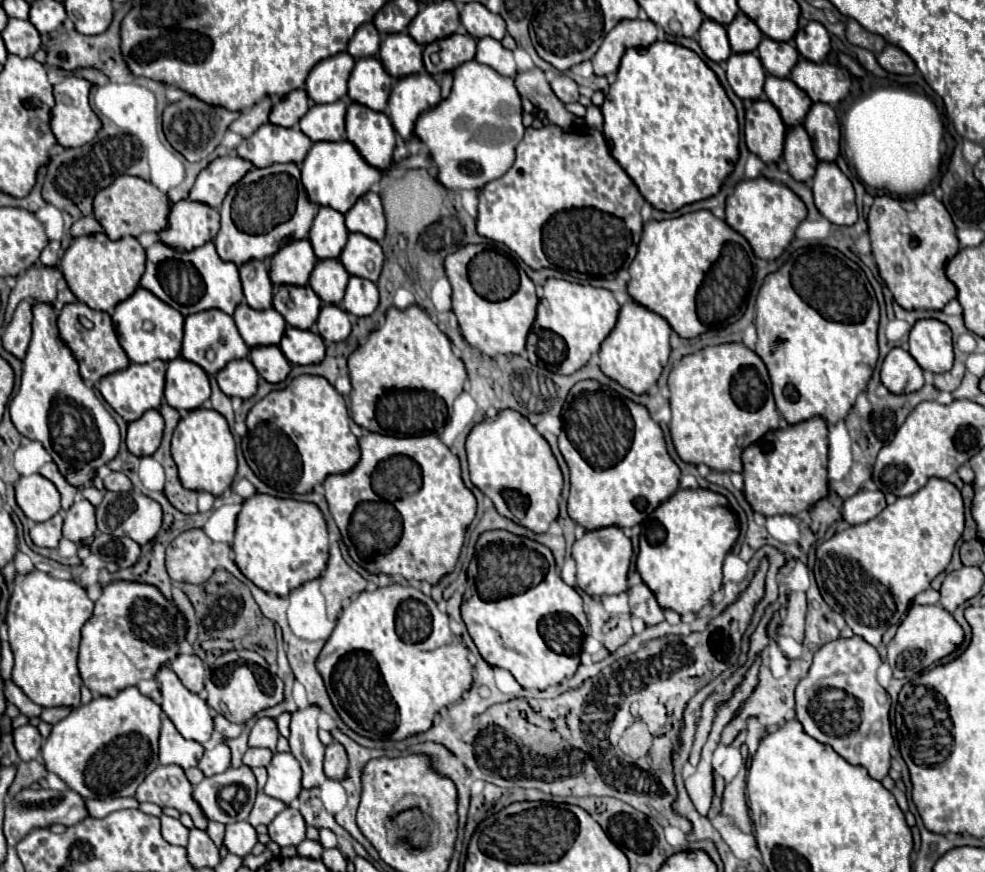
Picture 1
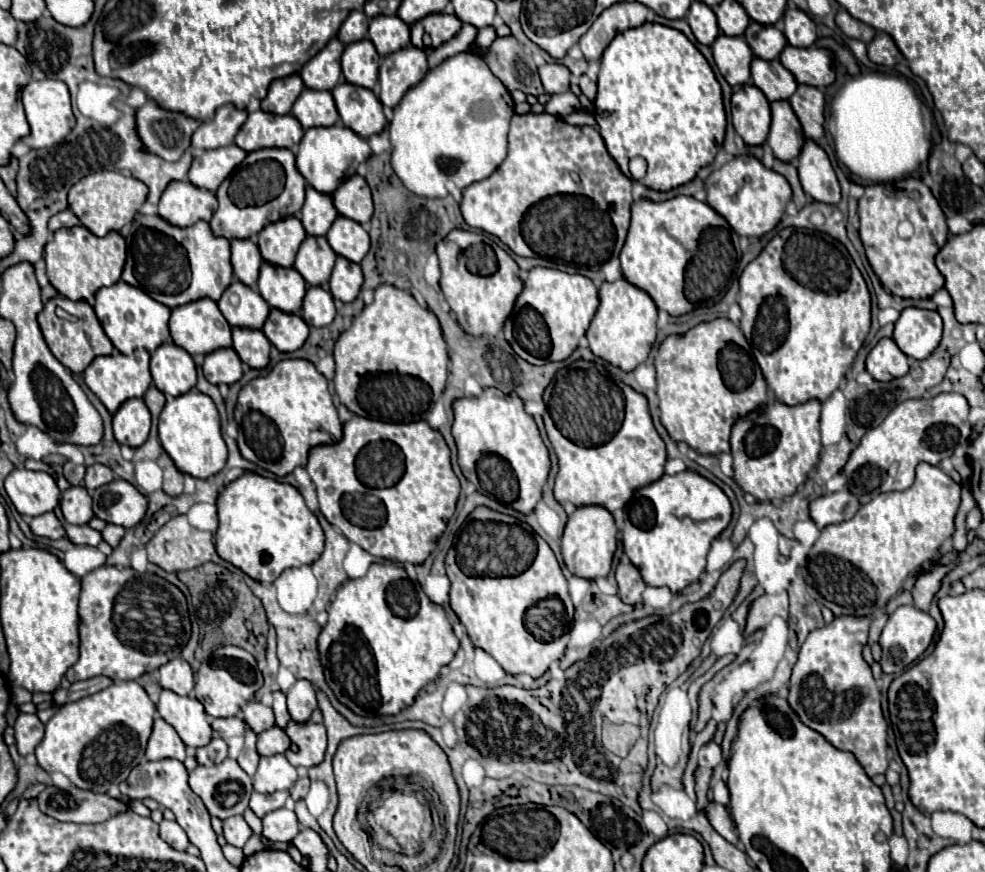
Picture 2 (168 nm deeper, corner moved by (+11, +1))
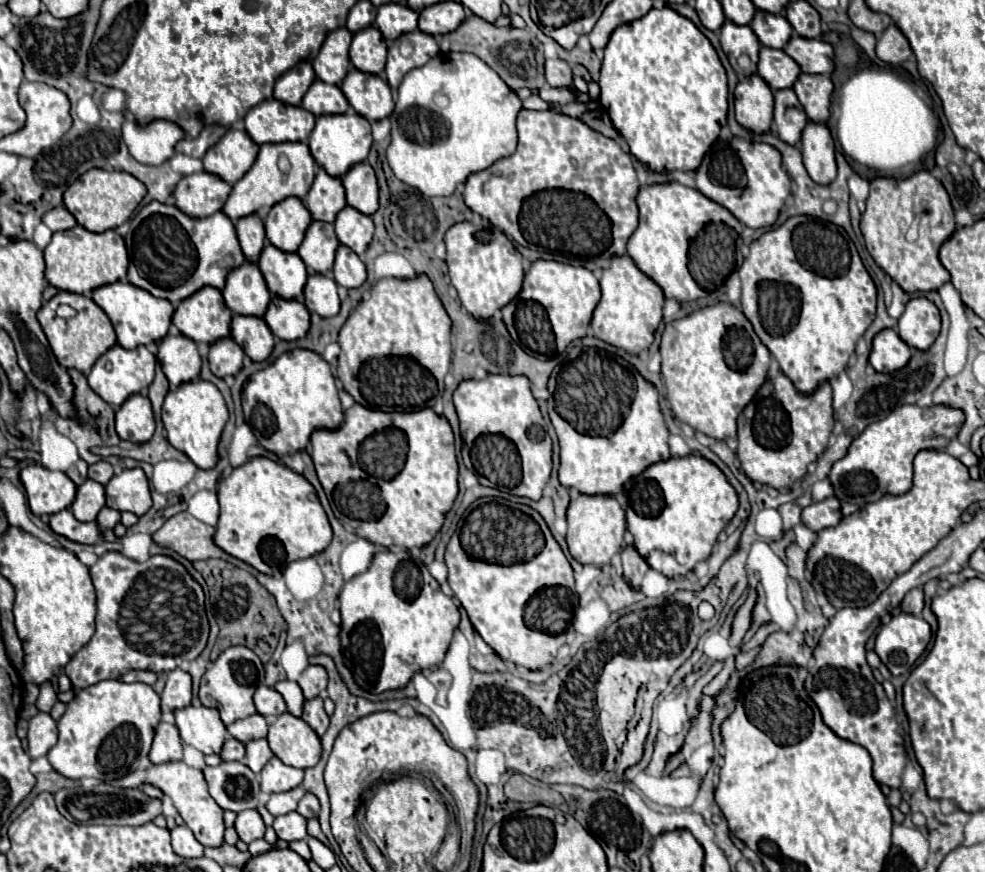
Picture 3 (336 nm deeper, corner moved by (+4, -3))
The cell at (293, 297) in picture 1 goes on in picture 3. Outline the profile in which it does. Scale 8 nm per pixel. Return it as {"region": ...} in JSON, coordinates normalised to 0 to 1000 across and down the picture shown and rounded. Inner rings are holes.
{"region":[[[271,279],[263,292],[261,304],[277,338],[287,343],[306,343],[312,322],[312,308],[302,290],[291,292],[291,288],[283,288]]]}

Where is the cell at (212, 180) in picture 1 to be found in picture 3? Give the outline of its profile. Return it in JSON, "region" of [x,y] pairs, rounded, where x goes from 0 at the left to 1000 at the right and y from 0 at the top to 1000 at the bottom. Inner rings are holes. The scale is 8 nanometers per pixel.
{"region":[[[230,148],[230,153],[208,175],[208,196],[222,201],[230,210],[241,210],[257,189],[263,166],[249,148]]]}

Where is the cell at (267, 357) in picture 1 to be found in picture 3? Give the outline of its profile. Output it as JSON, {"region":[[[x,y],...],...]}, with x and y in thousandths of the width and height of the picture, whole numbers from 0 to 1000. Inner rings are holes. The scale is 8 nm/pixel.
{"region":[[[237,361],[235,386],[257,414],[269,414],[277,400],[277,382],[265,364]]]}

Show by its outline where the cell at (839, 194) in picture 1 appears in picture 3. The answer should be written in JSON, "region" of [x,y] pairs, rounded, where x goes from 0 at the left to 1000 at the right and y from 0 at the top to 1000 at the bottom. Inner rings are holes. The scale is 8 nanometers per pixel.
{"region":[[[823,136],[819,139],[813,153],[813,175],[817,194],[827,210],[840,212],[848,205],[848,166],[838,141],[827,141]]]}

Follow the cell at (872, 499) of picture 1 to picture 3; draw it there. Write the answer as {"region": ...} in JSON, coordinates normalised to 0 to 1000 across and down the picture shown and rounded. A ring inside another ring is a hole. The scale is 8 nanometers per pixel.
{"region":[[[847,561],[844,570],[815,581],[815,588],[813,588],[815,602],[821,604],[827,611],[838,607],[838,604],[848,604],[854,597],[854,593],[856,591],[854,591],[854,584],[852,584],[852,575],[848,572]]]}

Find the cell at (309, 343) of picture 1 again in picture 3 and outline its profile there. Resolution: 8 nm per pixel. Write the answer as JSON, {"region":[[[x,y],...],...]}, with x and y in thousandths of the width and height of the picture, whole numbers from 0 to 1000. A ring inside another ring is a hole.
{"region":[[[279,338],[267,364],[275,380],[289,391],[299,391],[314,377],[314,357],[302,343],[283,343]]]}

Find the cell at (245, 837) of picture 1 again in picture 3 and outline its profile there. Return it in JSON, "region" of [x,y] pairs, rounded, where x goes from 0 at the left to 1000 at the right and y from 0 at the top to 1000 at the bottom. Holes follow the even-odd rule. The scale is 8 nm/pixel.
{"region":[[[255,928],[255,930],[245,930],[241,935],[241,942],[239,942],[239,951],[243,955],[243,960],[249,964],[249,967],[255,967],[259,962],[265,962],[269,958],[269,944],[263,935],[261,928]]]}

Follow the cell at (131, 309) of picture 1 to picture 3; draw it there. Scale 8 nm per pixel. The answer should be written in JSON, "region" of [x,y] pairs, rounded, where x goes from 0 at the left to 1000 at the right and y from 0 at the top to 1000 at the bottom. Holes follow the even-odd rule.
{"region":[[[123,322],[98,329],[92,341],[111,361],[119,382],[119,393],[127,400],[137,400],[141,396],[163,391],[172,380],[174,364],[178,357],[170,343],[157,343],[151,334],[145,334],[143,329]]]}

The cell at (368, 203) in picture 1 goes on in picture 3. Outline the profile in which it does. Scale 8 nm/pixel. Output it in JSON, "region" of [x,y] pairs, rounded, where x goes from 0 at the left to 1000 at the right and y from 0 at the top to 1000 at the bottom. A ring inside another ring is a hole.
{"region":[[[373,185],[362,187],[348,201],[348,214],[352,219],[352,233],[371,247],[379,247],[385,237],[383,233],[383,205],[381,196]]]}

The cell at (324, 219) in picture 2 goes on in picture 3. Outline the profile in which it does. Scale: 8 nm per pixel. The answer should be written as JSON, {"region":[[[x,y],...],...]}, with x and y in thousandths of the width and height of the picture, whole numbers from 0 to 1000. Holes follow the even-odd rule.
{"region":[[[322,192],[320,208],[314,217],[314,221],[308,226],[312,240],[316,242],[318,251],[338,256],[342,244],[352,235],[350,219],[346,205],[340,205],[338,201],[332,201],[328,192]]]}

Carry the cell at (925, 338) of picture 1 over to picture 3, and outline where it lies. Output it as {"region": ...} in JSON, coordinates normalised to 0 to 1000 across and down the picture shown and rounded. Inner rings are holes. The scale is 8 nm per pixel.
{"region":[[[939,341],[921,345],[913,364],[913,386],[931,400],[941,400],[955,380],[953,354]]]}

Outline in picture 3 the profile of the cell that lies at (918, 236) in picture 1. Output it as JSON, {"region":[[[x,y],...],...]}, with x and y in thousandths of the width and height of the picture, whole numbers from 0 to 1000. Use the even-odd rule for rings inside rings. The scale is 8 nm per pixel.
{"region":[[[933,196],[921,205],[888,203],[884,208],[884,221],[880,228],[880,240],[874,249],[874,267],[878,272],[880,288],[888,302],[915,327],[917,334],[949,334],[963,322],[963,311],[953,299],[953,283],[970,265],[970,249],[965,228],[943,196]],[[941,228],[941,237],[935,240],[933,233]],[[933,249],[933,274],[923,279],[919,265]]]}

